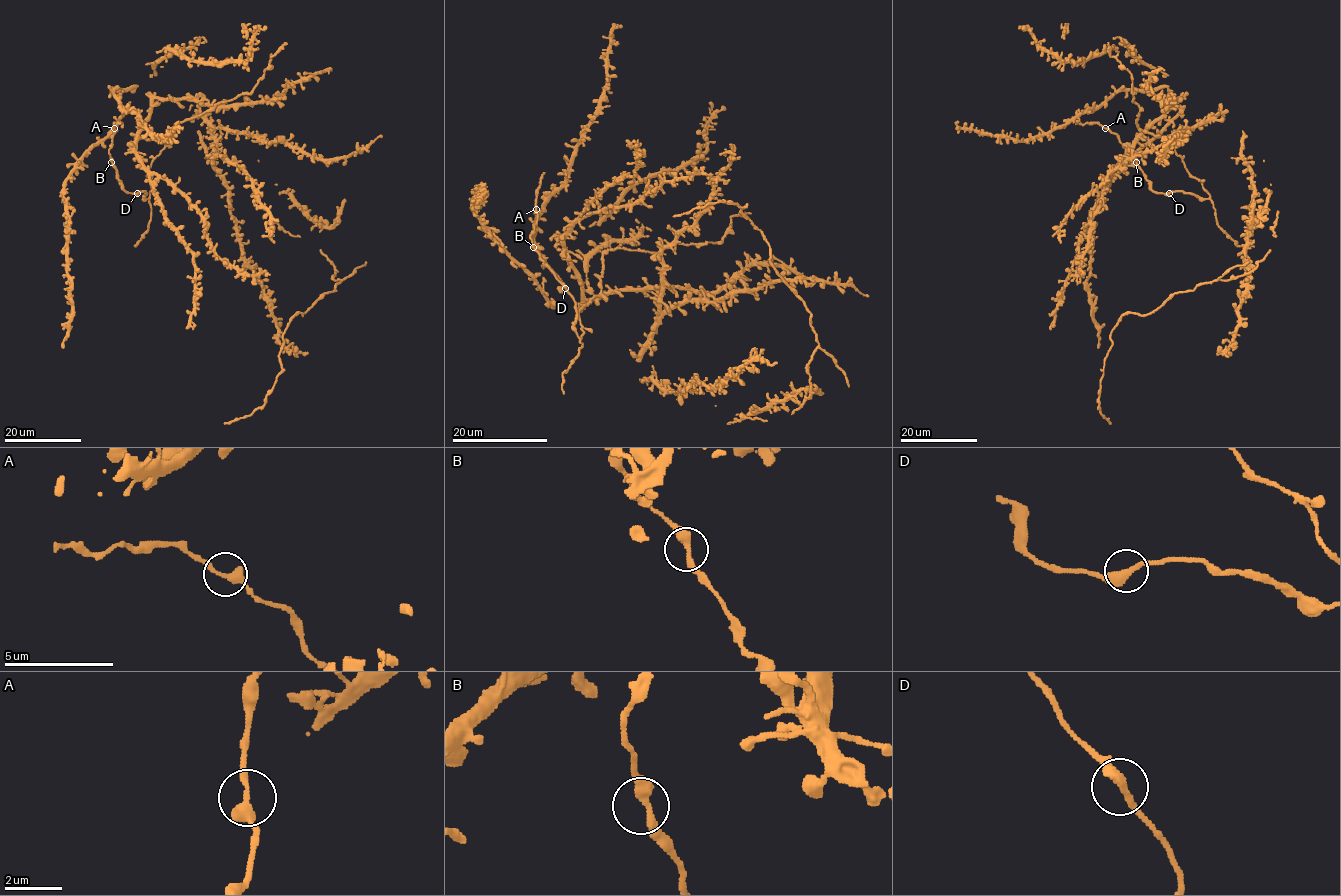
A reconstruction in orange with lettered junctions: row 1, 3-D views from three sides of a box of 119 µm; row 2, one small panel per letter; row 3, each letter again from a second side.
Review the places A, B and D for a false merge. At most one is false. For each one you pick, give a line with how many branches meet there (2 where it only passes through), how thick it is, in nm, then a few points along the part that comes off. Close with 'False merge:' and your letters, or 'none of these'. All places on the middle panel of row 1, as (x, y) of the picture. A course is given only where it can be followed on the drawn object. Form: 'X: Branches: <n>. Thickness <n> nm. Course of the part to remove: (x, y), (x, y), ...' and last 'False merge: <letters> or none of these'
False merge: none of these

